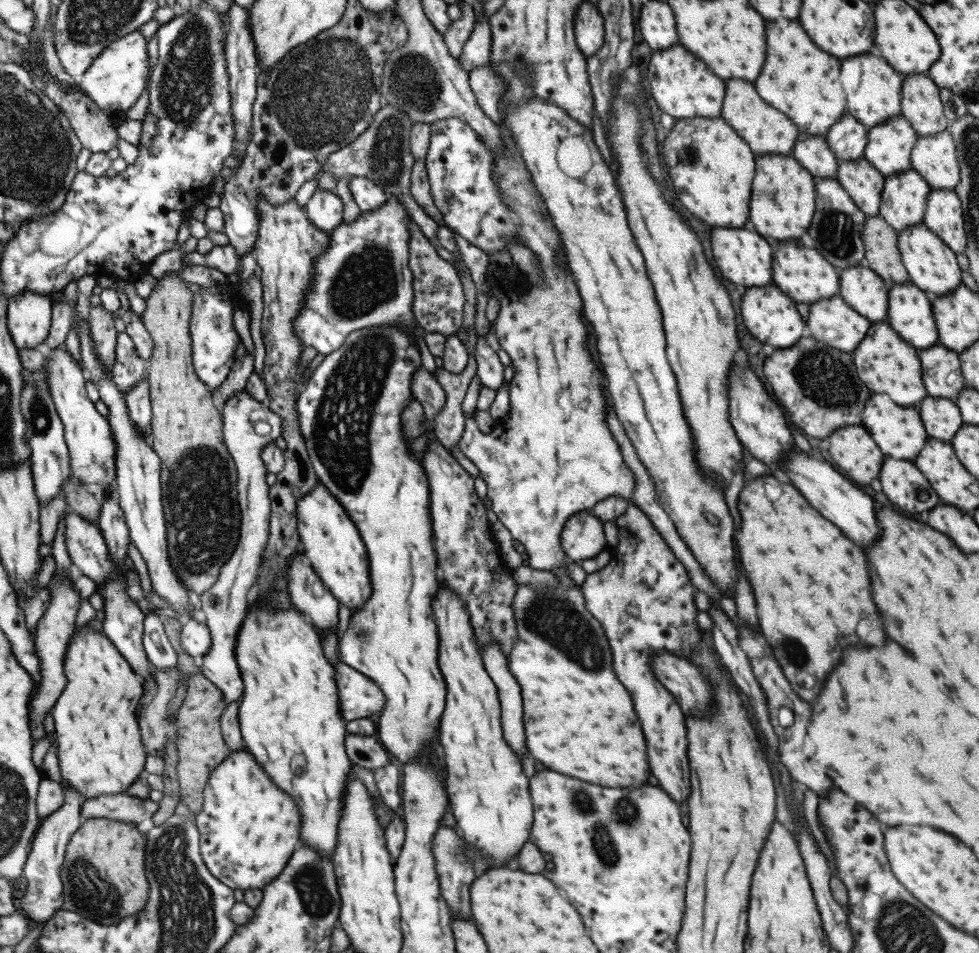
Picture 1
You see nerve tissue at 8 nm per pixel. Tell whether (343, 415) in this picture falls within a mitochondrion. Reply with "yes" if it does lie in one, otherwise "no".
yes

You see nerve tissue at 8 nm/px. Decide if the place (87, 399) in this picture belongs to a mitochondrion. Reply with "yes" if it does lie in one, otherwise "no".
no

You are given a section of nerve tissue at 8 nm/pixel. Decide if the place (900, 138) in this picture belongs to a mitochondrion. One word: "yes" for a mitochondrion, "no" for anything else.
no

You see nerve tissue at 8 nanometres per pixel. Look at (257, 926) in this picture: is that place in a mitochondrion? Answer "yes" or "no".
no

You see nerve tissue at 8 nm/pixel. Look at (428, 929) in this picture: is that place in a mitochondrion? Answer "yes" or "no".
no

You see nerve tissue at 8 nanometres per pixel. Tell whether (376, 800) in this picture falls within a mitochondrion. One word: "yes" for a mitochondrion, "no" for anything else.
no

